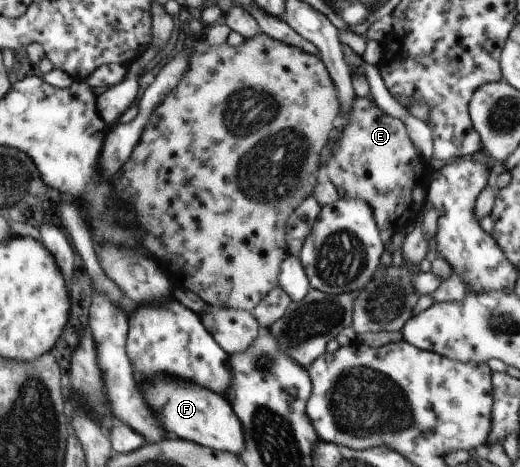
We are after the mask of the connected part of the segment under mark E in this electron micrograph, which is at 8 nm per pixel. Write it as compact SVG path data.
M356 96L343 131L324 170L341 199L361 199L371 211L384 237L420 221L427 199L429 175L405 124L383 112L374 101Z

